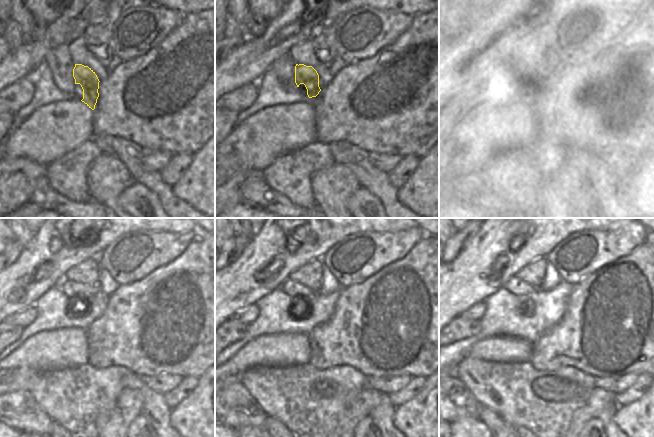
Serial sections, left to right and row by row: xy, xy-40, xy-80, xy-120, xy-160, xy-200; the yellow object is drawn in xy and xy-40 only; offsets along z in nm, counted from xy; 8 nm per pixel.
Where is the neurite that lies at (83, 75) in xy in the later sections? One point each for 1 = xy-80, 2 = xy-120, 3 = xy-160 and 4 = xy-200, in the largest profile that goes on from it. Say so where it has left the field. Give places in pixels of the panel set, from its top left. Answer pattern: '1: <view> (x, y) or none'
1: xy-80 (532, 74)
2: xy-120 (78, 294)
3: xy-160 (292, 288)
4: xy-200 (515, 285)

